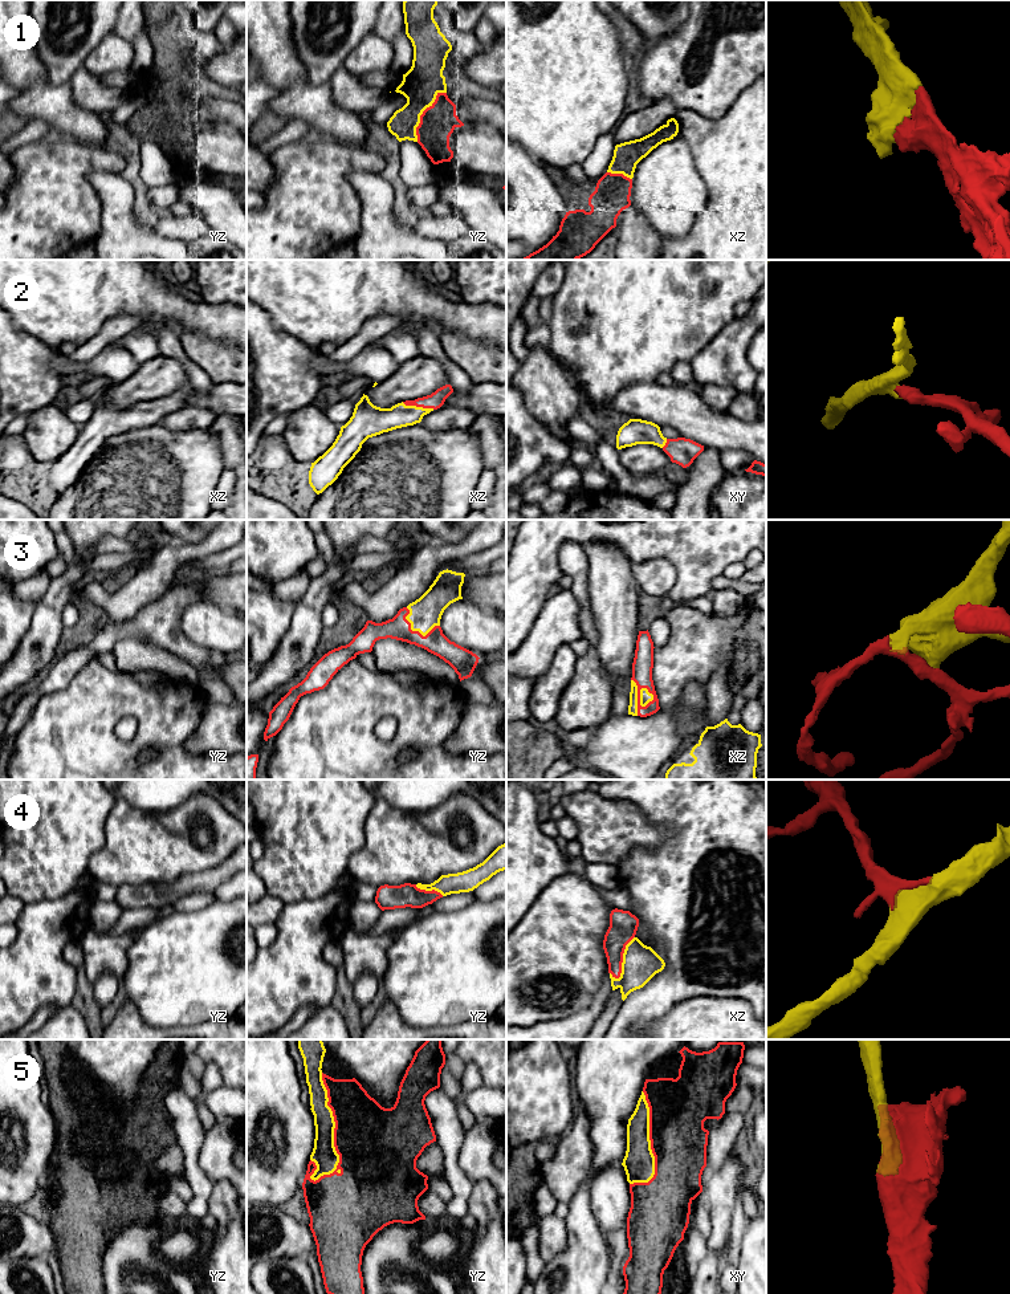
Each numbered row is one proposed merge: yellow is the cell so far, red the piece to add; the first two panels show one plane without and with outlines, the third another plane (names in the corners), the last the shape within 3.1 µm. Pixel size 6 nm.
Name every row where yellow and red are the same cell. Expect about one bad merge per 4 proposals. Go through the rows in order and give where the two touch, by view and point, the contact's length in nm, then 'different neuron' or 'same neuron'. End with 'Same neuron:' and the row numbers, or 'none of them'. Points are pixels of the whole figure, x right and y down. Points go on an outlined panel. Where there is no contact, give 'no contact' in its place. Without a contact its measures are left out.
1: meets yellow in yz at (422, 113); contact 360 nm long; same neuron
2: meets yellow in xz at (418, 407); contact 200 nm long; same neuron
3: meets yellow in xz at (636, 698); contact 220 nm long; same neuron
4: meets yellow in xz at (623, 959); contact 280 nm long; same neuron
5: meets yellow in yz at (333, 1131); contact 650 nm long; same neuron
Same neuron: 1, 2, 3, 4, 5

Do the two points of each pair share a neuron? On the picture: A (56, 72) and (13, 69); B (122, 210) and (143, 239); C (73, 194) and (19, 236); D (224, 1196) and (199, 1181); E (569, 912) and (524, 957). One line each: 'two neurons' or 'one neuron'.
A: two neurons
B: one neuron
C: one neuron
D: two neurons
E: one neuron

